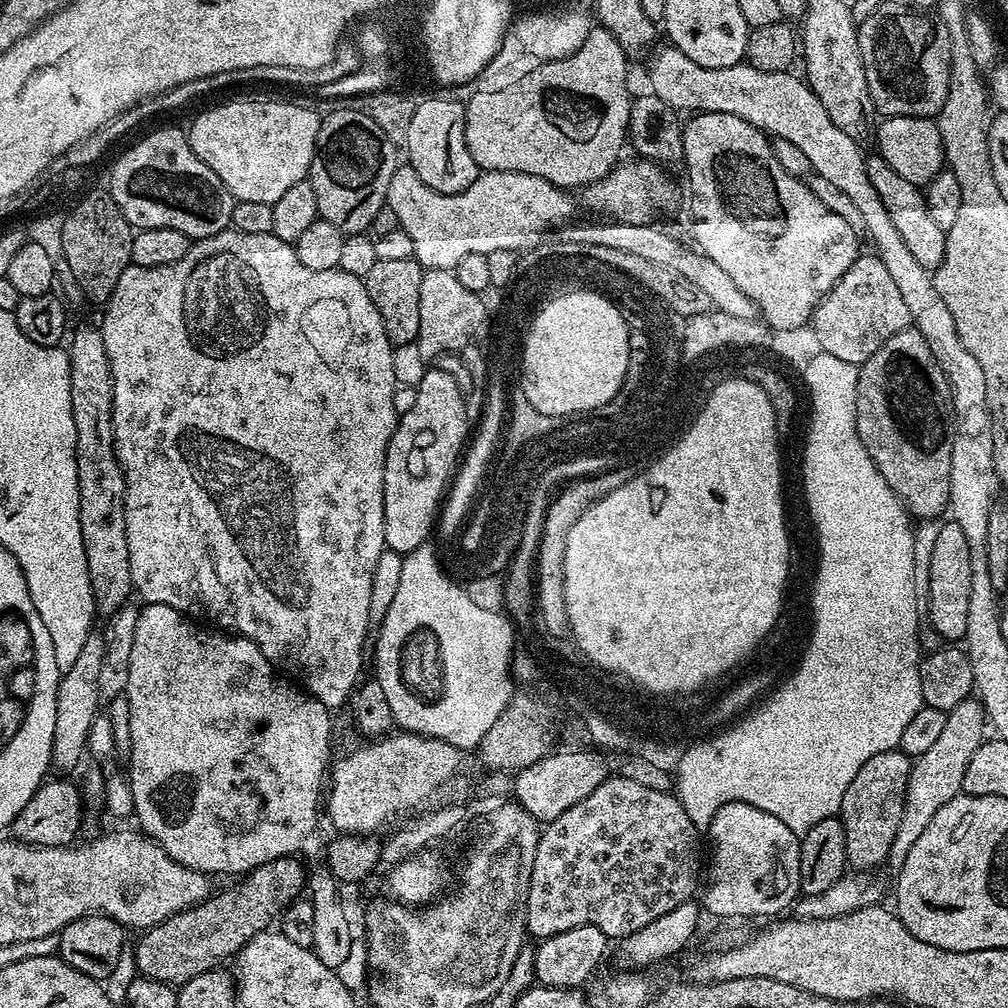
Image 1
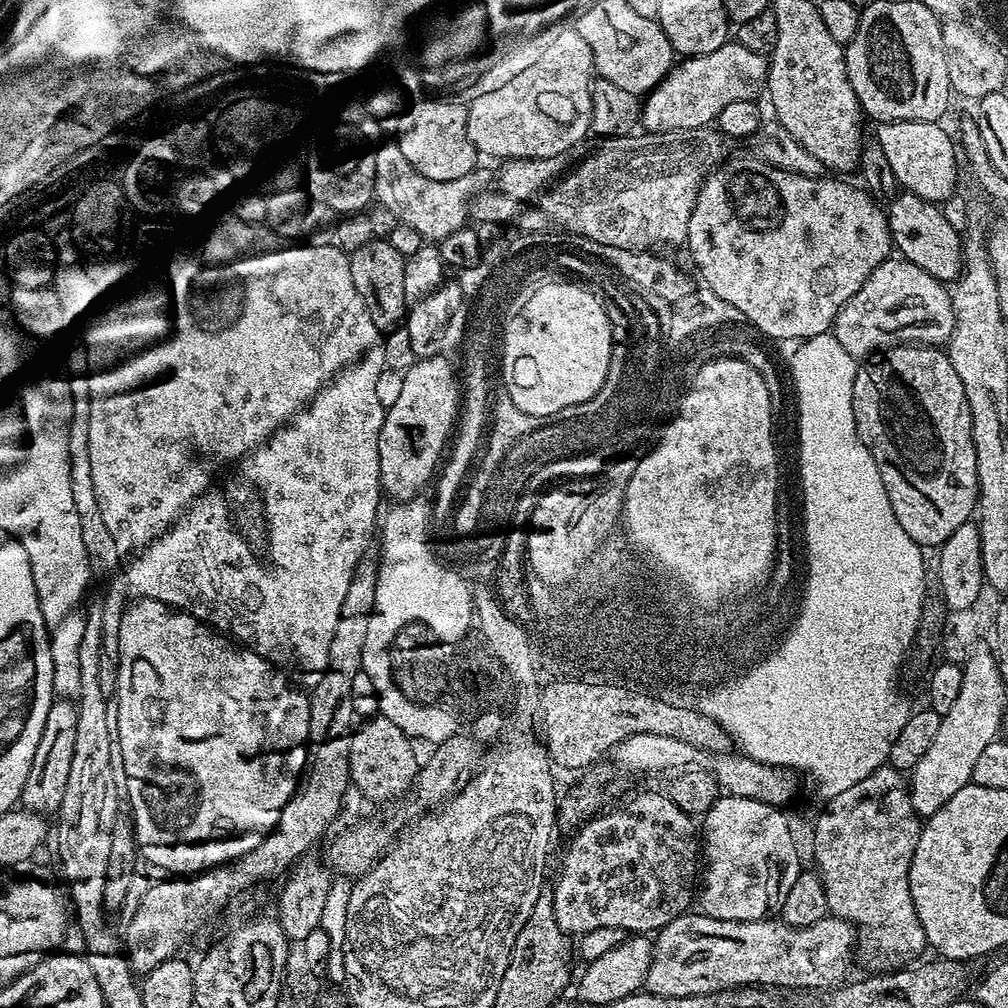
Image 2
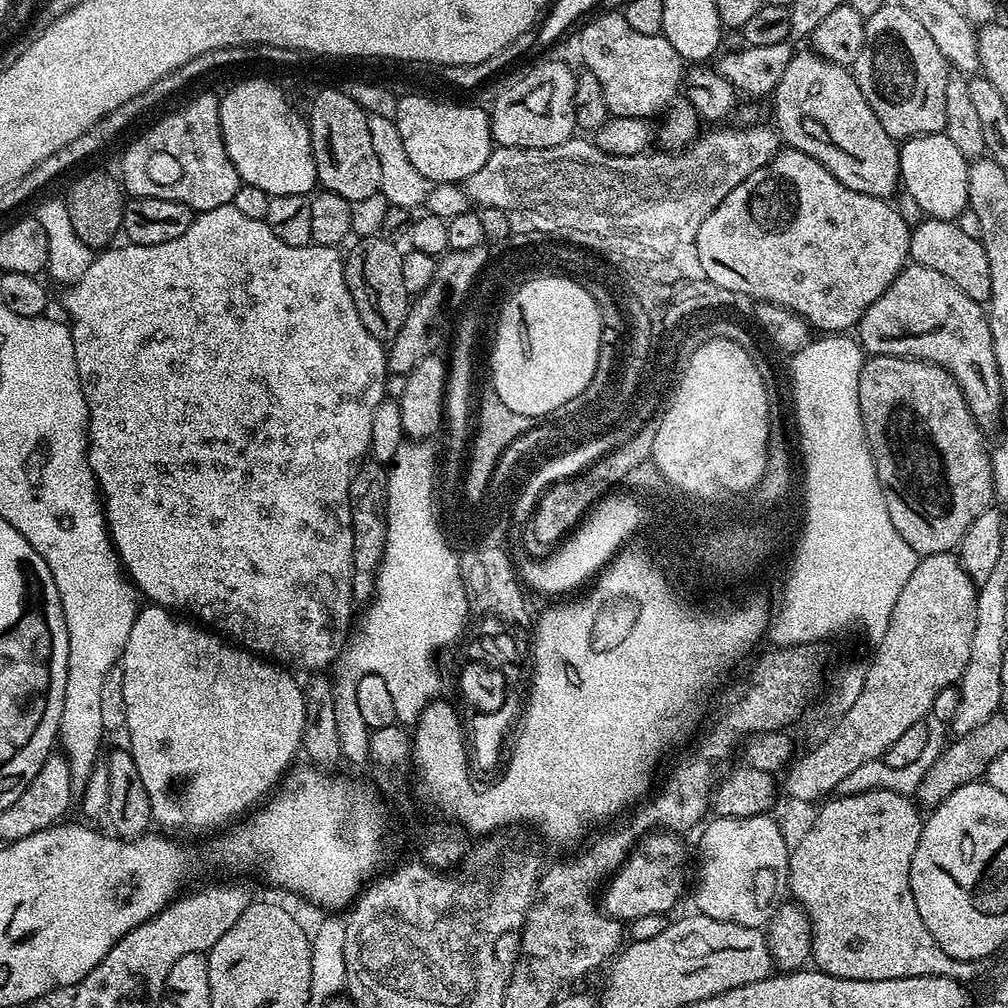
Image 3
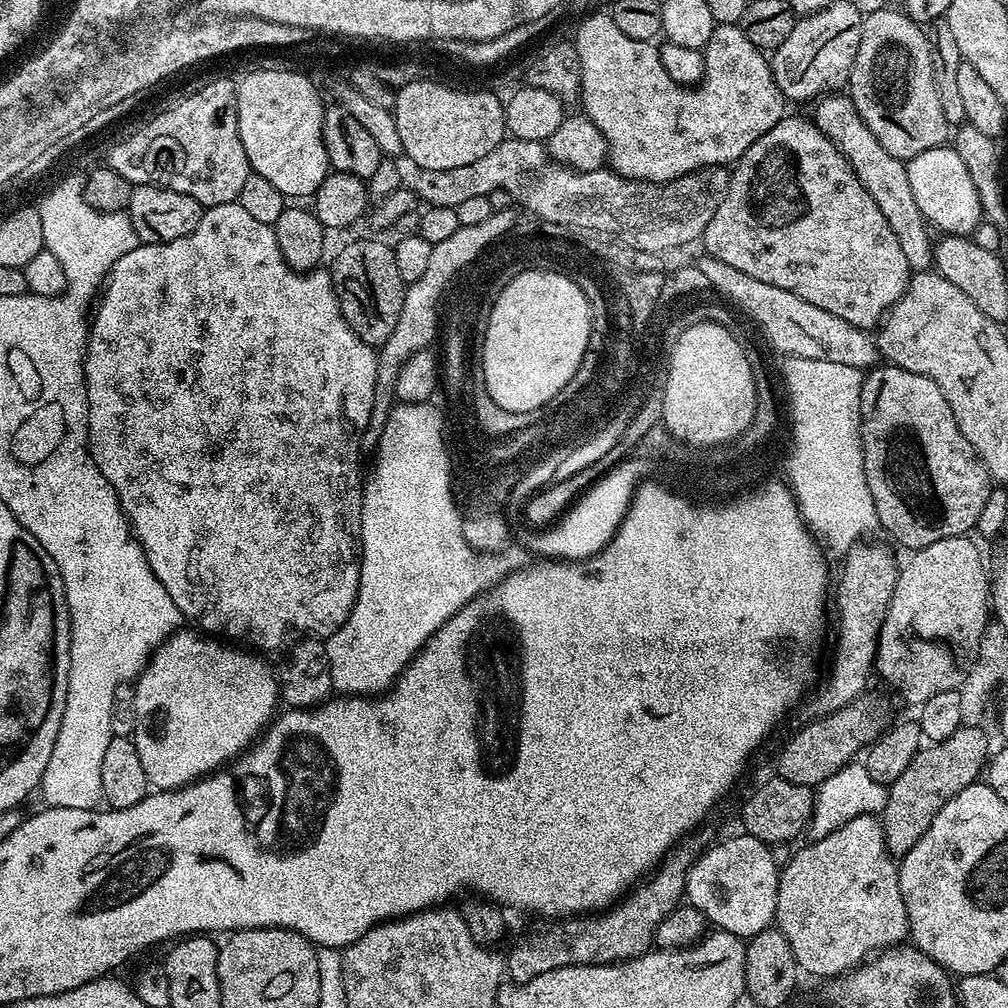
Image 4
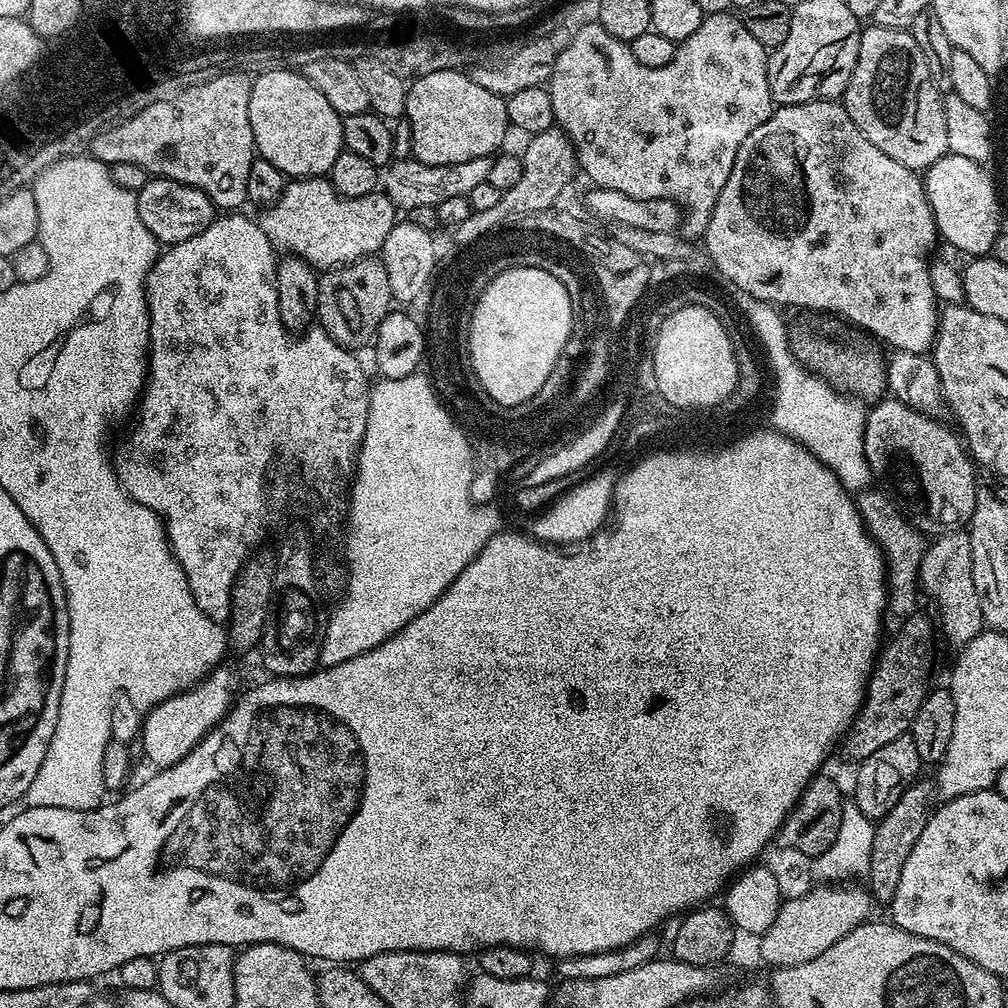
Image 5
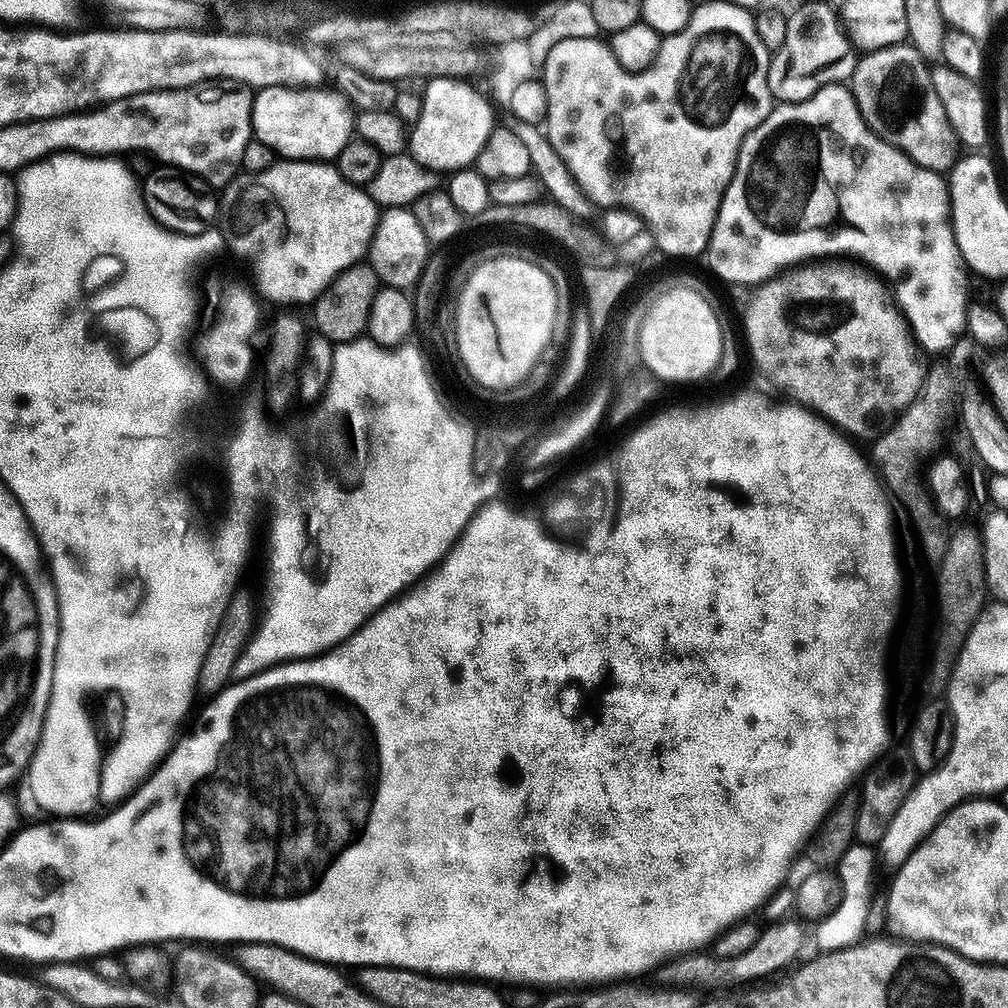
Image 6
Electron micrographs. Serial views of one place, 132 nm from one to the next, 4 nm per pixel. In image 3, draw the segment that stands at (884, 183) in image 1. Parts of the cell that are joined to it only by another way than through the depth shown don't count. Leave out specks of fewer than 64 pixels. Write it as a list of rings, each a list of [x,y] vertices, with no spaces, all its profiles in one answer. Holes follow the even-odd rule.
[[[925,218],[911,229],[910,250],[908,251],[911,263],[930,266],[930,270],[938,270],[942,278],[950,278],[962,294],[972,300],[984,302],[991,297],[990,266],[986,258],[986,250],[980,241],[969,238],[967,234],[950,220],[934,220]]]

